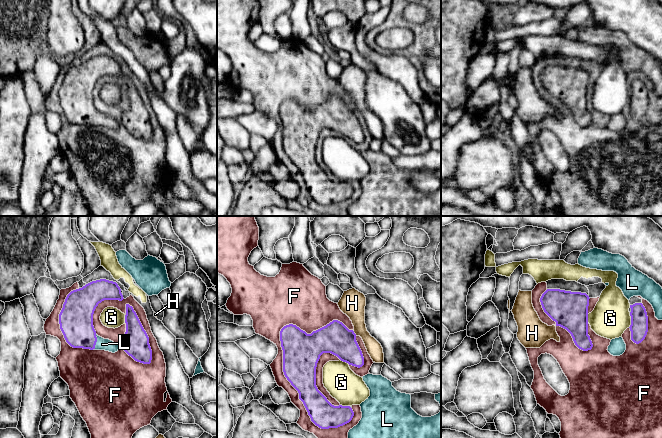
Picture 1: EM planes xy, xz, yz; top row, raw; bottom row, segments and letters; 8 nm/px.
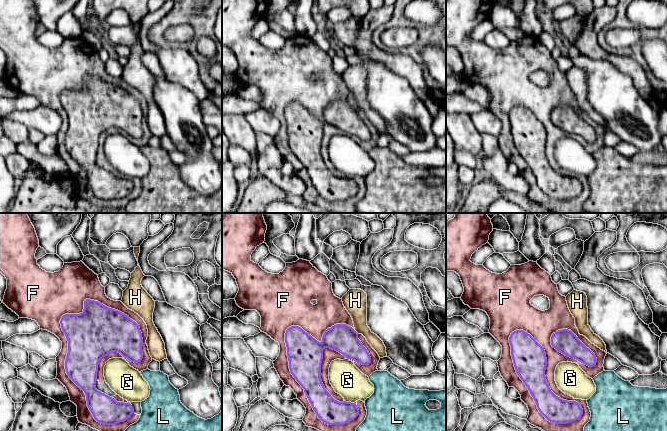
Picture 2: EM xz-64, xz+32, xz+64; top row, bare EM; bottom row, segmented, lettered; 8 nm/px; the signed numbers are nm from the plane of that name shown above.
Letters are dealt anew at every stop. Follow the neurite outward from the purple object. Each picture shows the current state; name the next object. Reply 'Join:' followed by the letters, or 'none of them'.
Join: L

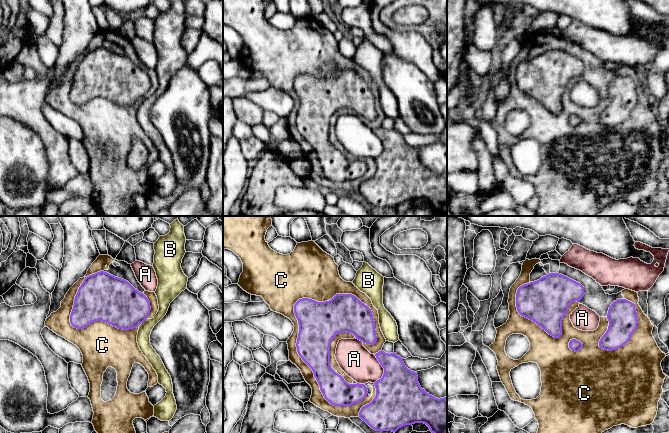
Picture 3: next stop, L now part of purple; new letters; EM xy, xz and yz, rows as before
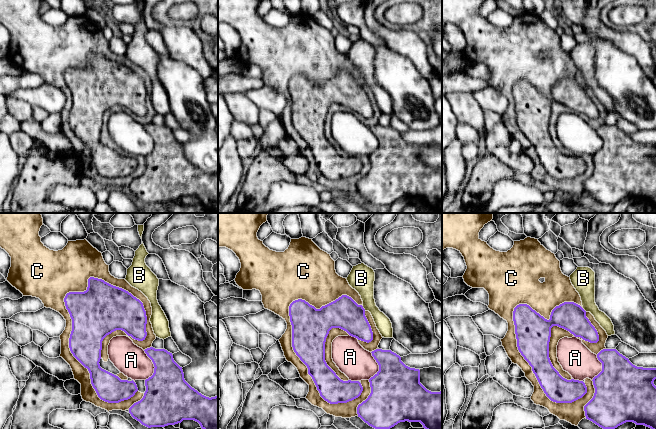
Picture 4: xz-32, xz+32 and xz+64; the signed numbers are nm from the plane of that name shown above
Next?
Join: none of them

